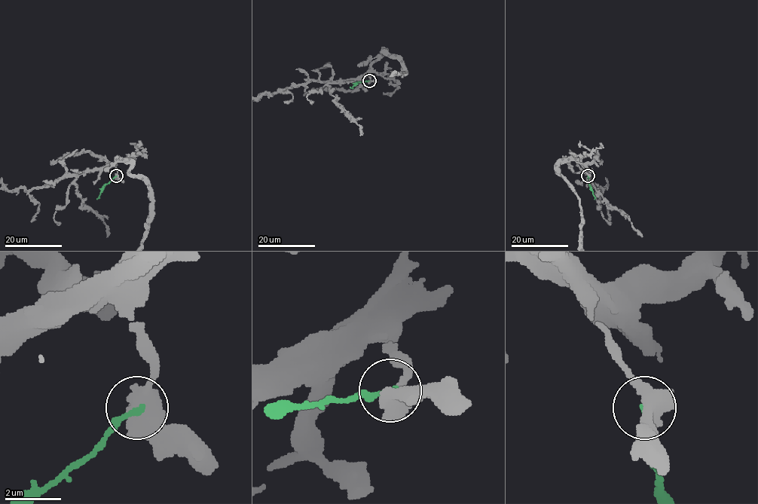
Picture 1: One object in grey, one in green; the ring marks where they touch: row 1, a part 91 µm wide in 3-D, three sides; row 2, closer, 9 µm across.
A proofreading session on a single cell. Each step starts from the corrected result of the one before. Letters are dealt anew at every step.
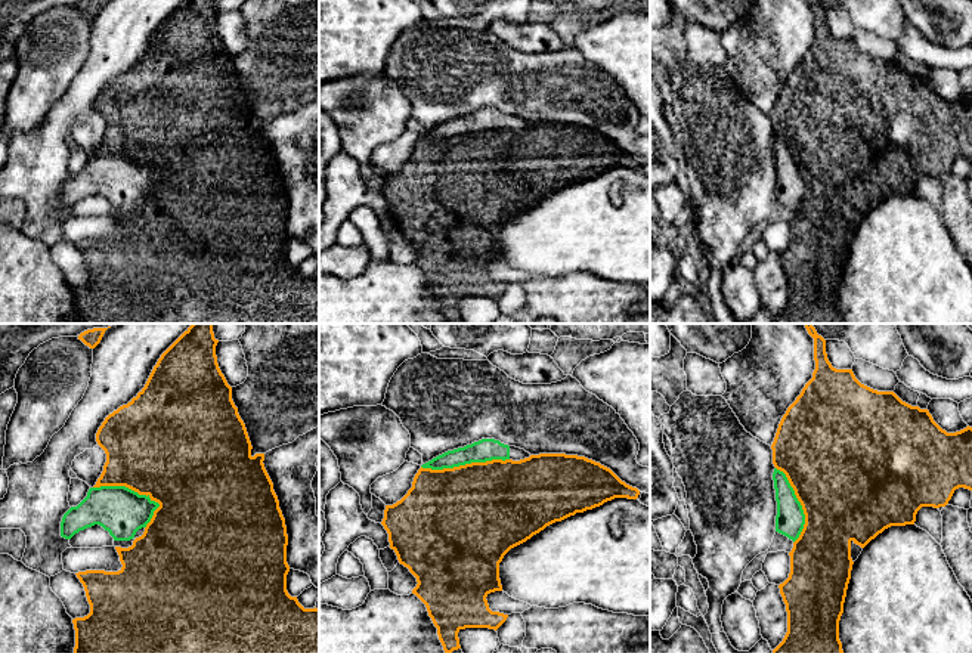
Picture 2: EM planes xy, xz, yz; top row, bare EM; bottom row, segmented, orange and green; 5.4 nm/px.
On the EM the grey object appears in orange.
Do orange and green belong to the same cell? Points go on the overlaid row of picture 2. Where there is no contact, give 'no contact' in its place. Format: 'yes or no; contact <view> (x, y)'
no; contact xy (127, 486)

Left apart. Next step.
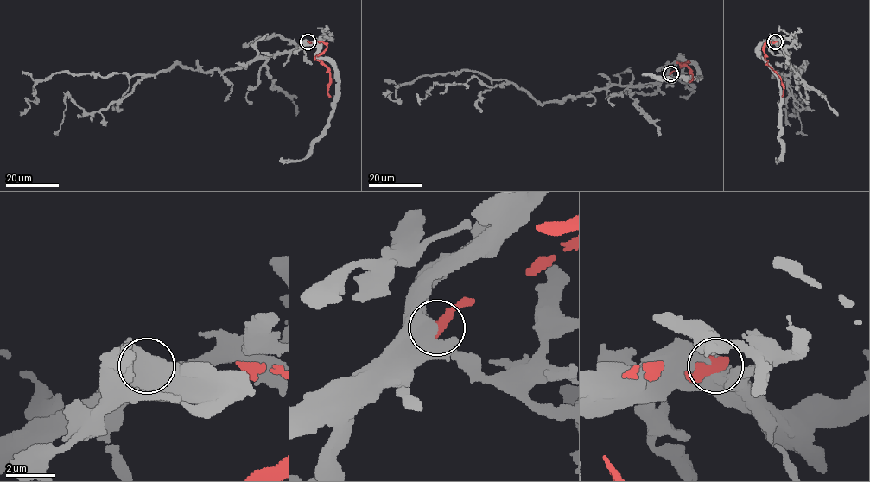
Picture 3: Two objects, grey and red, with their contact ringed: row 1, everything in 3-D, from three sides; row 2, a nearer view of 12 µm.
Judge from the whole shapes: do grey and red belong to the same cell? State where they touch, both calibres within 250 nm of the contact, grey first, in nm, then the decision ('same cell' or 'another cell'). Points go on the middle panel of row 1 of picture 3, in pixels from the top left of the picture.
at (670, 73); 900 nm thick on the grey side, 480 nm on the other; another cell

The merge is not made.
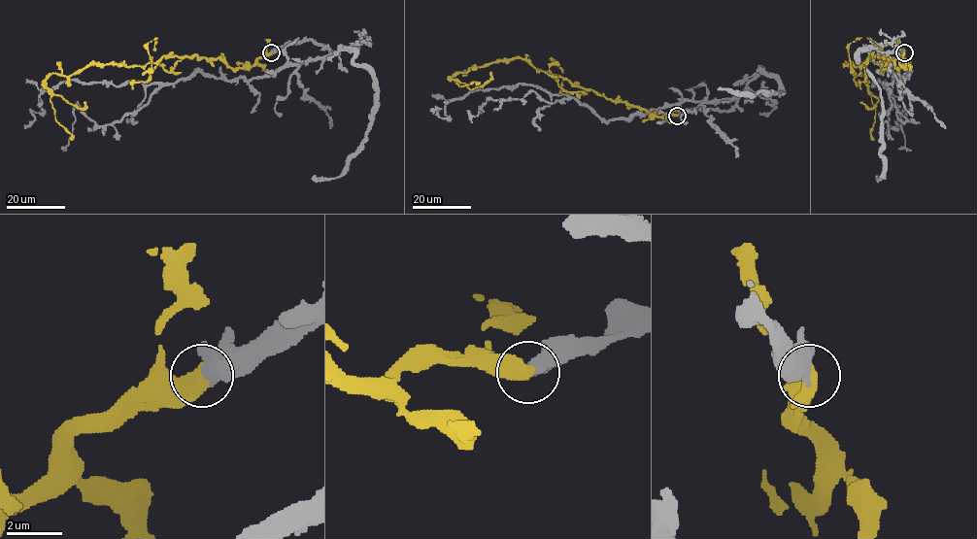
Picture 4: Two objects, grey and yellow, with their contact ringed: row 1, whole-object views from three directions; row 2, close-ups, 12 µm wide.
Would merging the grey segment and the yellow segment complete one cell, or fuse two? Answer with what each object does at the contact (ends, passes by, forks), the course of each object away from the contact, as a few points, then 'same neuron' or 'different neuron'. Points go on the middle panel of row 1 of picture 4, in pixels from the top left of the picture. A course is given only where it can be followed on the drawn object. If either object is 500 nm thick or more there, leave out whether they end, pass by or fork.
course grey (677, 116), (729, 111), (736, 100), (606, 121), (520, 84), (452, 99), (448, 118), (429, 111); course yellow (677, 116), (650, 115), (624, 102), (612, 101), (520, 58), (470, 67), (452, 79), (460, 86), (478, 84); same neuron

